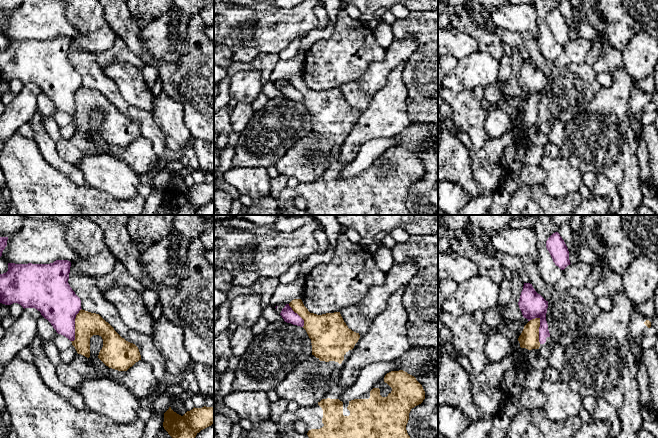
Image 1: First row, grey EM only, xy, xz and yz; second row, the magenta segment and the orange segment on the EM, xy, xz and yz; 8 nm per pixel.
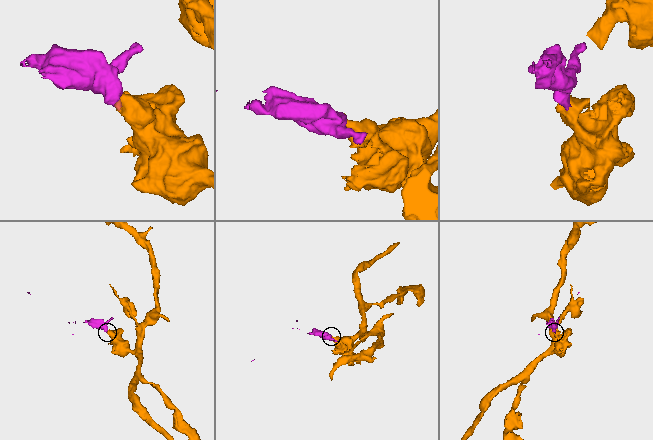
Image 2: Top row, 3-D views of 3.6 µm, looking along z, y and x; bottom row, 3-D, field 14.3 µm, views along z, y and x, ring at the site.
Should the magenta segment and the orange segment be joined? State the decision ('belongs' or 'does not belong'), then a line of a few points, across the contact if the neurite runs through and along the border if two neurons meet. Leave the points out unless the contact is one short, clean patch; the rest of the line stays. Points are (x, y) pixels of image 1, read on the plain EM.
does not belong; line yz (535, 93), (539, 95), (540, 119)

